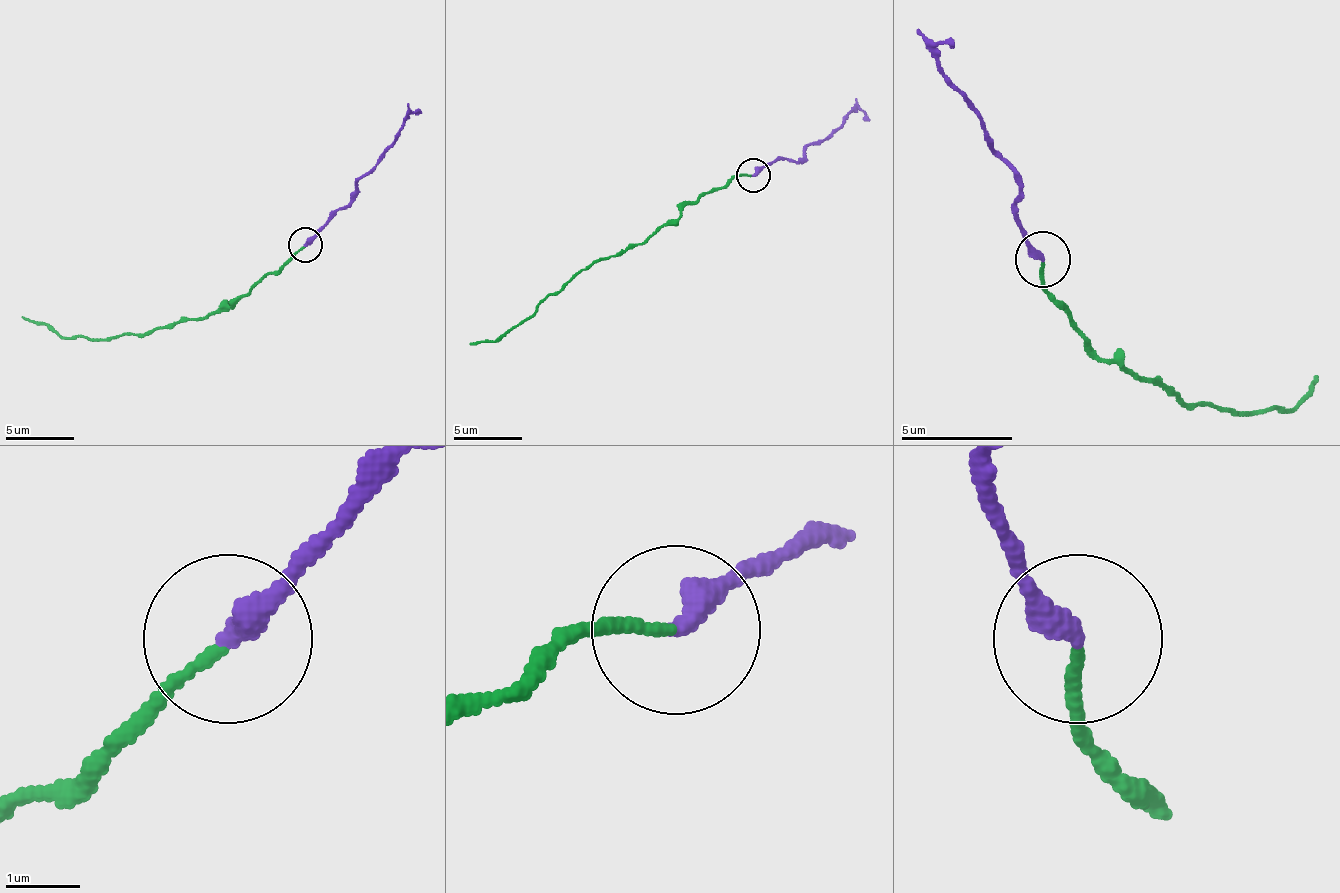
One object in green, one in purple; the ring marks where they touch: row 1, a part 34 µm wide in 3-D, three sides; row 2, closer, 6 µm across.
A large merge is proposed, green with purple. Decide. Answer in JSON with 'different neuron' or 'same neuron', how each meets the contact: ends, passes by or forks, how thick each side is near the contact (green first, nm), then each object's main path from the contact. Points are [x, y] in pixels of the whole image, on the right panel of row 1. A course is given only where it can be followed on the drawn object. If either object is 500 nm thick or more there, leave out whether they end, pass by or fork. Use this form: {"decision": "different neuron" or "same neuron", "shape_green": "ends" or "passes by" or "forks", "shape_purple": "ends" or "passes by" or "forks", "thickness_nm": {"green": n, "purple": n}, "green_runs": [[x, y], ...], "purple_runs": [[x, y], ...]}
{"decision": "different neuron", "shape_green": "ends", "shape_purple": "ends", "thickness_nm": {"green": 130, "purple": 360}, "green_runs": [[1044, 263], [1044, 285], [1099, 358], [1155, 380], [1183, 402], [1233, 413], [1294, 408], [1311, 391], [1316, 374]], "purple_runs": [[1044, 258], [1016, 219], [1022, 191], [938, 58], [944, 41], [955, 47]]}

